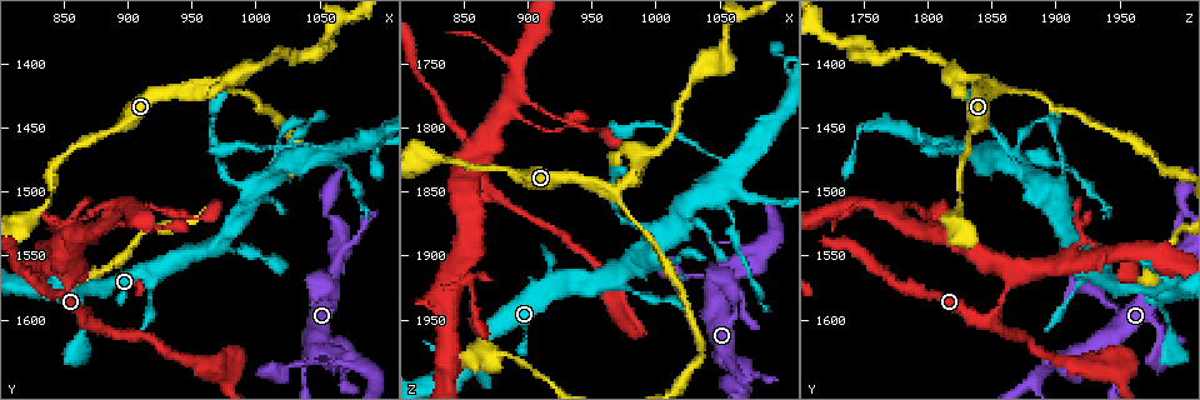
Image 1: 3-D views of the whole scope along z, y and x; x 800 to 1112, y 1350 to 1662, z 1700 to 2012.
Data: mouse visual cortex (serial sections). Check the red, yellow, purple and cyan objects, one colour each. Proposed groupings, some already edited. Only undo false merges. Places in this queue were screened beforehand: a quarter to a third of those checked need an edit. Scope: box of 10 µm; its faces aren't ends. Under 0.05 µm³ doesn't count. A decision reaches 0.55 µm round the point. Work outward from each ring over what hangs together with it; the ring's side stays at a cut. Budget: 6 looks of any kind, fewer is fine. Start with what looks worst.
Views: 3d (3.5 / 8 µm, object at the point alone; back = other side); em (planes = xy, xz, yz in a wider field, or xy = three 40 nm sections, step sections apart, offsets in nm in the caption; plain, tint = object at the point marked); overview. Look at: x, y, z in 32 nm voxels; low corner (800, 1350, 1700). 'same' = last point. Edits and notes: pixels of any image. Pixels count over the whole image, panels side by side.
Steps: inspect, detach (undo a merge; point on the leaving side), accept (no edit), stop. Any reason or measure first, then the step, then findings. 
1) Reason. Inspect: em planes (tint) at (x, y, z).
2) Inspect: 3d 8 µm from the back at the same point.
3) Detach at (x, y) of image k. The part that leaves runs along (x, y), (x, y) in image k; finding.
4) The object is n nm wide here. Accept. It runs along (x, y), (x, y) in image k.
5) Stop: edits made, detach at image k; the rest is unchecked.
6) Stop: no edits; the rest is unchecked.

Thin neck. Inspect: 3d 3.5 µm at (1060, 1470, 1874).

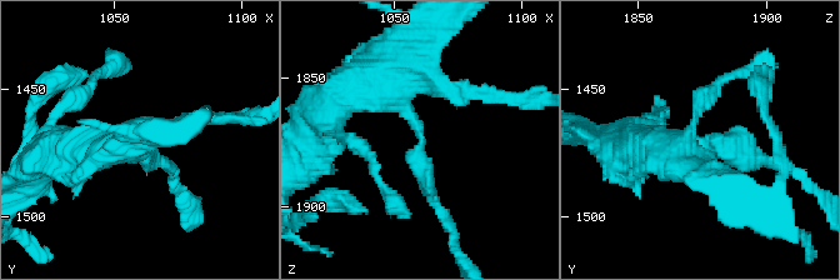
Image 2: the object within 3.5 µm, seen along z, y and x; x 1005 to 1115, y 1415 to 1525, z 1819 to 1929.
Need the tissue. Inspect: em xy step 5 (tint) at (1061, 1471, 1875).

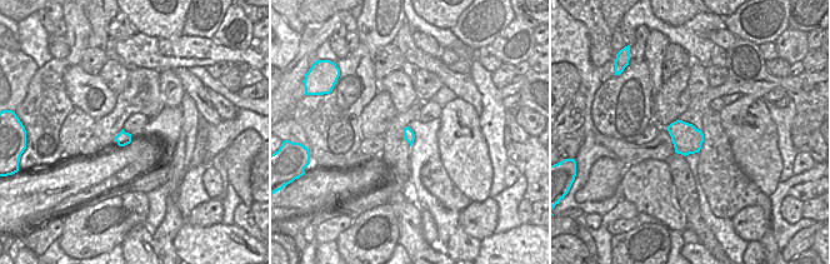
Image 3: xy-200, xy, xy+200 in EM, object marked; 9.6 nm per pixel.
The arms are 150, 400 nm wide. Detach at (738, 138) of image 2. The part that leaves runs along (420, 134), (424, 183), (451, 240) in image 2; two cells meet here.

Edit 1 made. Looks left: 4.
Three-way junction. Inspect: 3d 8 µm at (964, 1418, 1852).

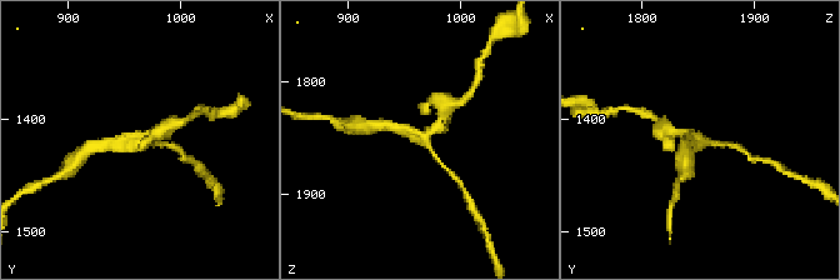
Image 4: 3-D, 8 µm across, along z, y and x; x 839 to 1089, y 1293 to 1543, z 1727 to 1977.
Inspect: 3d 3.5 µm at the same point.

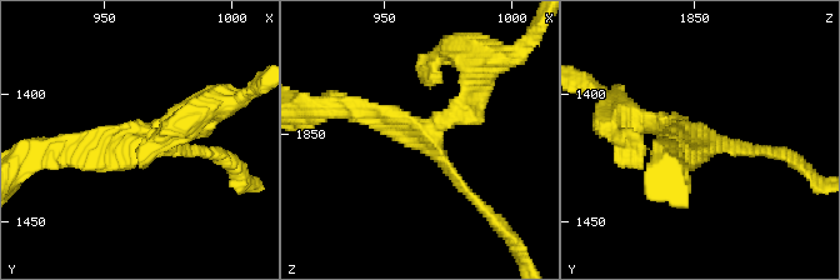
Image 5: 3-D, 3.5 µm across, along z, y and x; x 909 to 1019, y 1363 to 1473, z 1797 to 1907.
Inspect: em xy step 2 (tint) at (966, 1419, 1851).

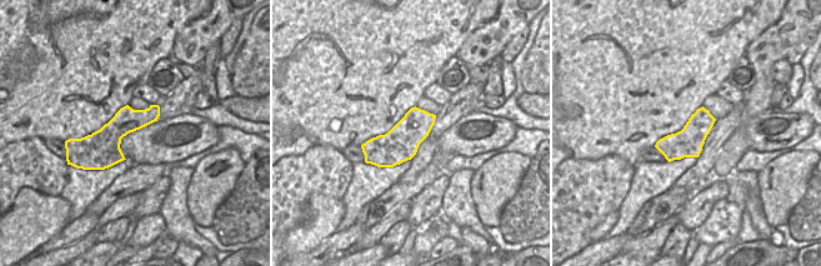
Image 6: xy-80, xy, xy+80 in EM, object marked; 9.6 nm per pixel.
The object is 340 nm wide here. Accept. It runs along (71, 151), (129, 155), (190, 121) in image 5; continuous, no second cell.

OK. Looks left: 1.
Stop: edits made, detach at image 2; the rest is unchecked.

